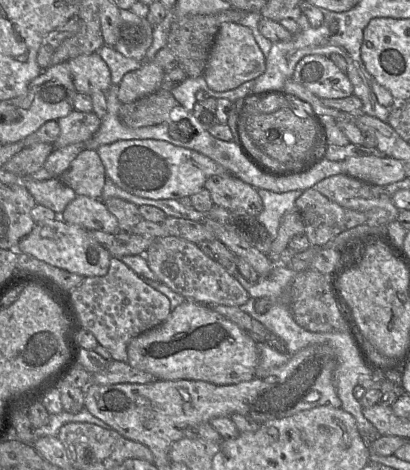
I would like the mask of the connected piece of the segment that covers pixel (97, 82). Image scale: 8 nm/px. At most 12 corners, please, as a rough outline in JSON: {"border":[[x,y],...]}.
{"border":[[95,52],[68,60],[77,92],[106,93],[111,72]]}

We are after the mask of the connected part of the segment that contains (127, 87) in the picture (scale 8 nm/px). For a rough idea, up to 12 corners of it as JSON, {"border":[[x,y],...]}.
{"border":[[154,61],[126,73],[122,104],[160,90],[165,71]]}

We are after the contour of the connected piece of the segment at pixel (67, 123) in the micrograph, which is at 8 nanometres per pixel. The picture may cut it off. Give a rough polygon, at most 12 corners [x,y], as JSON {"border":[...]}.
{"border":[[76,110],[58,119],[54,149],[86,143],[101,126],[94,112]]}

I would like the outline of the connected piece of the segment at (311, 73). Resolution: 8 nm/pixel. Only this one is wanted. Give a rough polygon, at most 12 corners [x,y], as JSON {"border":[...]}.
{"border":[[307,55],[293,80],[320,99],[353,95],[346,73]]}

